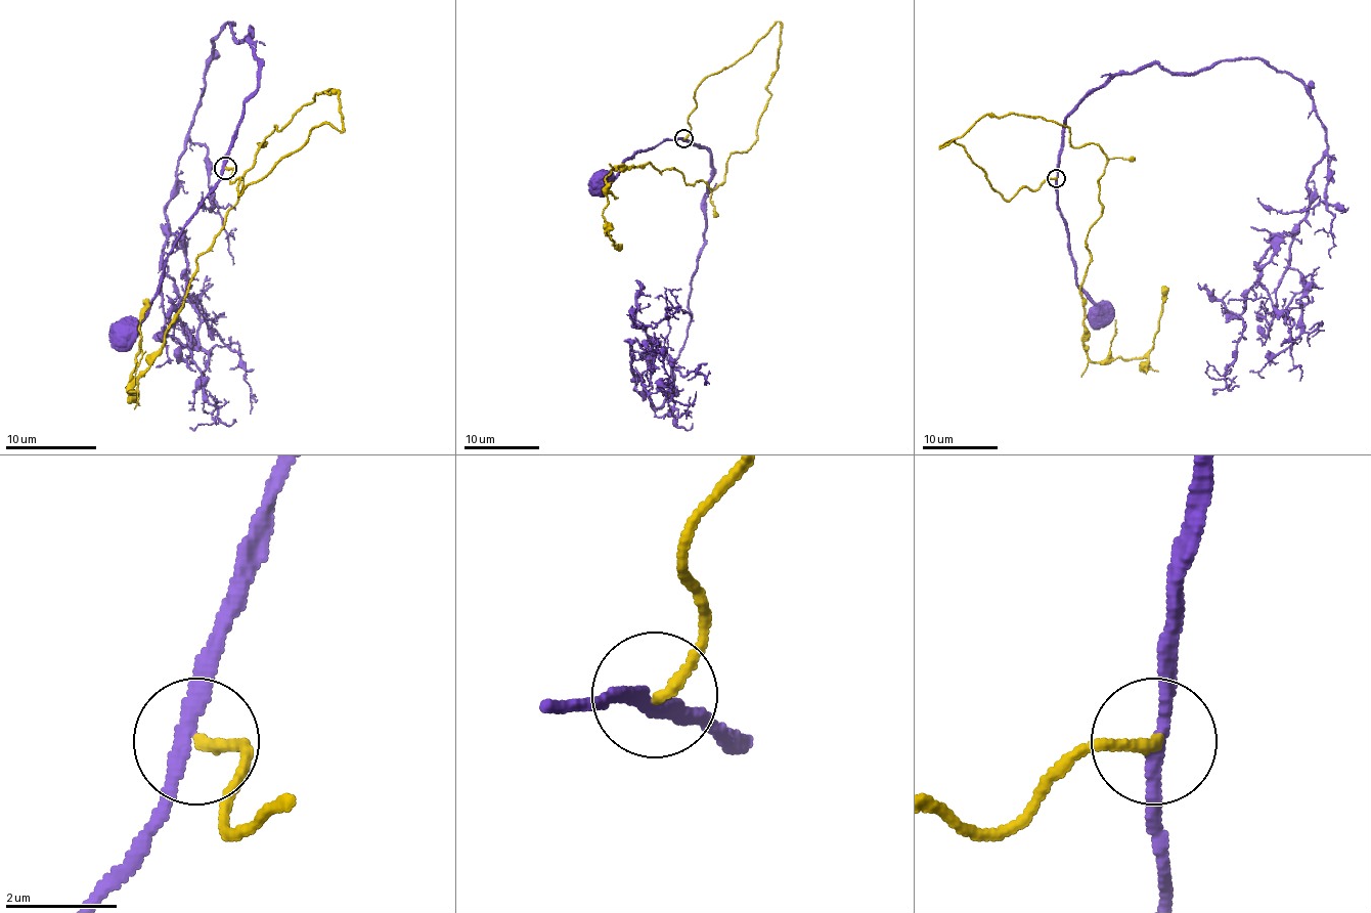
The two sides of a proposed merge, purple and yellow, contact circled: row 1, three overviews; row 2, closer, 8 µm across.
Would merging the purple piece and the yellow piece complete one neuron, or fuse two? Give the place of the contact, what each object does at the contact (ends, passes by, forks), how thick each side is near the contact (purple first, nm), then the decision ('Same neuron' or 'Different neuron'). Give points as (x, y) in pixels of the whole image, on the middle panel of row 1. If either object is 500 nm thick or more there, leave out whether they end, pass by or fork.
Place: (683, 138). At the ring purple passes by. At the ring yellow ends. Thickness 200 nm (purple) against 200 nm. Same neuron

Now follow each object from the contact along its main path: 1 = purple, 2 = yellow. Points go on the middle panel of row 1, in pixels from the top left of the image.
1: (684, 138), (665, 138), (656, 146), (640, 149), (629, 158), (615, 176), (598, 176), (598, 181)
2: (684, 138), (696, 88), (778, 20), (757, 140), (723, 181), (649, 163), (606, 178), (620, 248)

